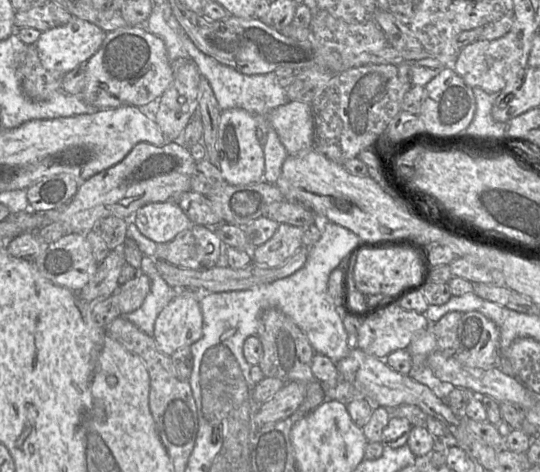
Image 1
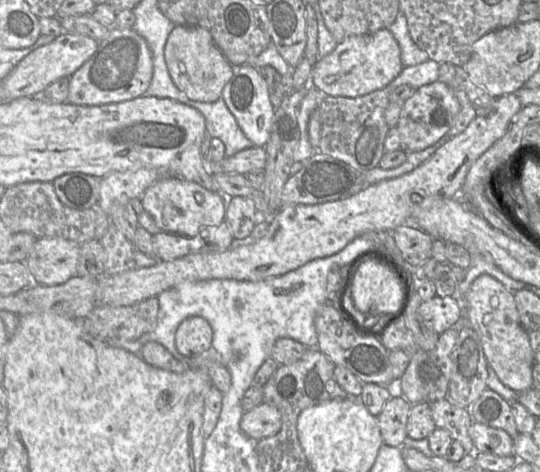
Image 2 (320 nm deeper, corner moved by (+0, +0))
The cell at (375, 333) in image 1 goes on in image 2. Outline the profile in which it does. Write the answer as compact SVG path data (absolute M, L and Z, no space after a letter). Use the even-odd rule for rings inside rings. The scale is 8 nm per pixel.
M453 296L439 297L421 302L419 313L426 322L437 333L442 334L462 318L461 308Z

